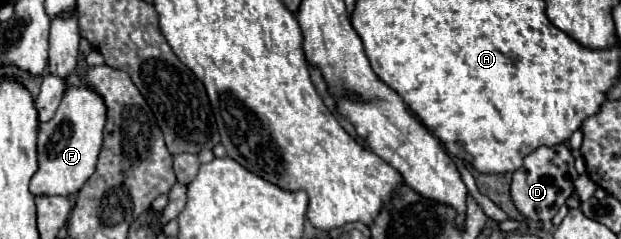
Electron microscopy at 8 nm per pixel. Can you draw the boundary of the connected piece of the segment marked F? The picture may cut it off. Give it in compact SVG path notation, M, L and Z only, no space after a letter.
M81 84L65 92L53 120L39 126L39 170L33 174L29 184L33 196L71 196L81 190L85 180L95 172L97 156L103 144L105 120L105 104L91 88Z

